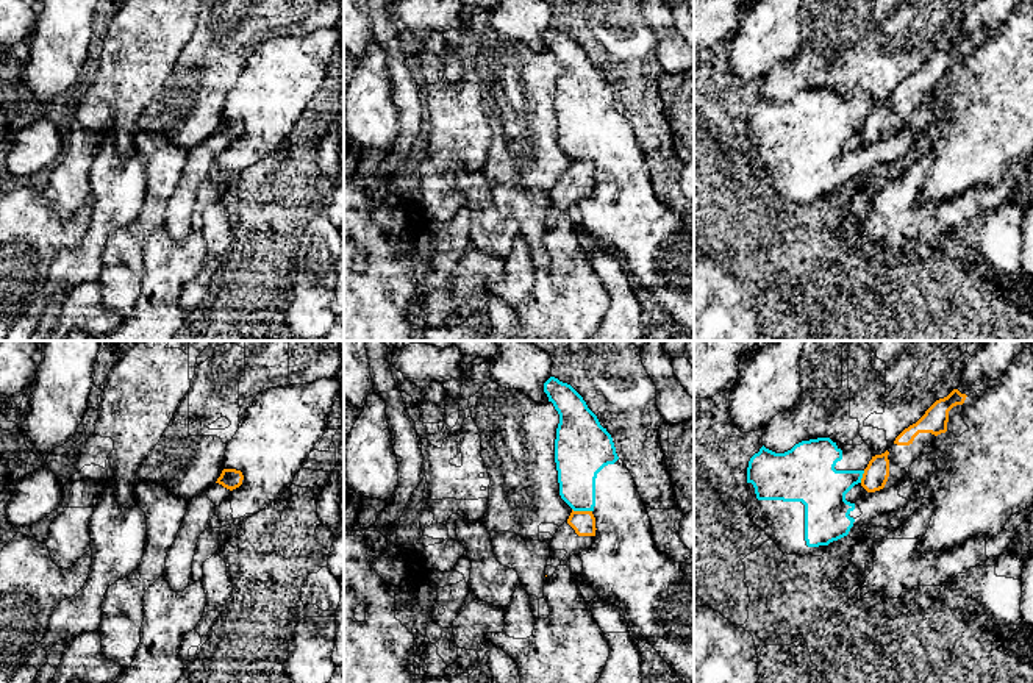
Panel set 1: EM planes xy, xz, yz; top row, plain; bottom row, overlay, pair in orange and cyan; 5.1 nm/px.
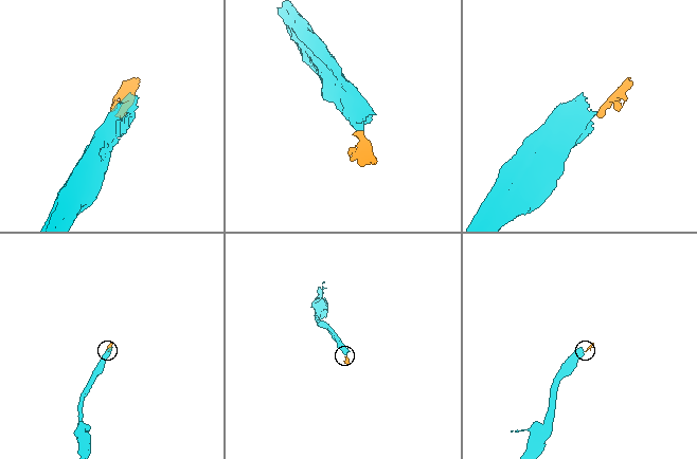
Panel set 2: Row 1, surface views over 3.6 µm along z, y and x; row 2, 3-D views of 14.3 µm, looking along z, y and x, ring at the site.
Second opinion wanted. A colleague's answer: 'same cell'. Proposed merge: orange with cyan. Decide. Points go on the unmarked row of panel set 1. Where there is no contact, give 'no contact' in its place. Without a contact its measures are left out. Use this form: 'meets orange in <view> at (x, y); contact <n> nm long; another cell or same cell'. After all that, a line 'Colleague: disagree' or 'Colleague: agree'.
meets orange in xz at (582, 161); contact 110 nm long; another cell
Colleague: disagree

